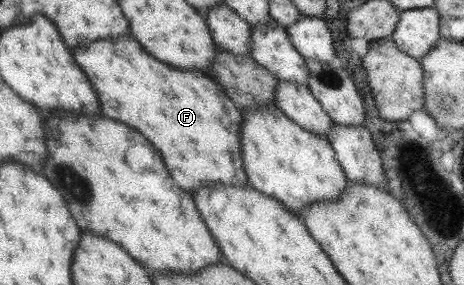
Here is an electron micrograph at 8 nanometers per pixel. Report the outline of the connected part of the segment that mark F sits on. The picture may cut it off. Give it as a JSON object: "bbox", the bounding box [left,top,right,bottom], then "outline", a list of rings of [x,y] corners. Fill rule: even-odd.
{"bbox":[73,35,249,193],"outline":[[[123,35],[111,41],[93,41],[73,49],[74,62],[89,79],[101,113],[109,119],[119,119],[131,129],[139,131],[161,155],[171,179],[177,187],[193,193],[199,185],[217,182],[226,186],[249,185],[241,163],[239,126],[241,111],[223,93],[221,87],[209,75],[195,70],[172,68],[149,57],[141,51],[141,45],[131,37]]]}

